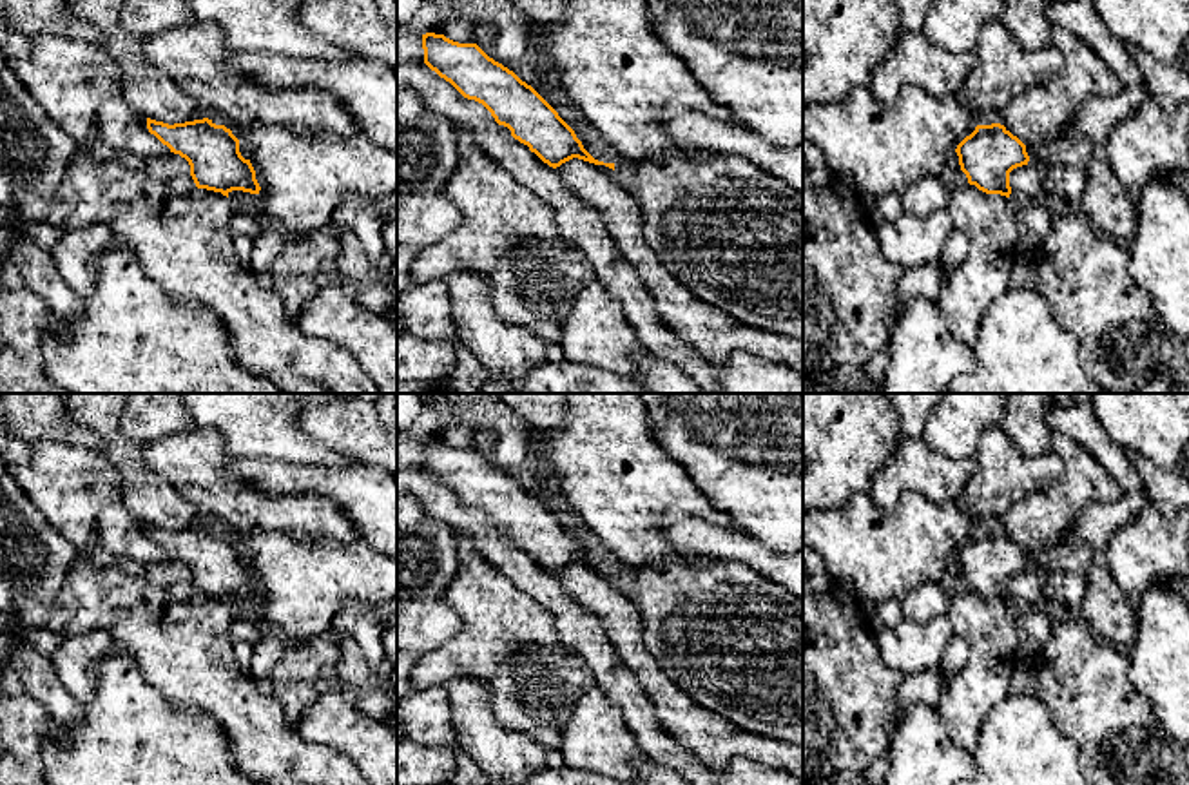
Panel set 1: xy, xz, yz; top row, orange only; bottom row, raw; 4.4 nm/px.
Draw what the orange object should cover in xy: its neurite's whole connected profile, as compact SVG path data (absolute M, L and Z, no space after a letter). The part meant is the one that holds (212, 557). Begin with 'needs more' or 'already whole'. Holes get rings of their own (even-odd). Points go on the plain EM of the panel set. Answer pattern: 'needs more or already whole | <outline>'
already whole | M147 524L147 535L170 558L188 567L198 595L227 604L232 596L259 600L250 566L241 562L239 546L225 531L216 531L208 524L174 531Z

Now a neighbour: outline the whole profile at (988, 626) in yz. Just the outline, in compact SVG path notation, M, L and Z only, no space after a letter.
M975 591L950 595L946 611L955 635L970 645L966 665L942 691L935 711L950 740L973 752L982 722L1010 696L1010 680L1019 658L1015 611Z

